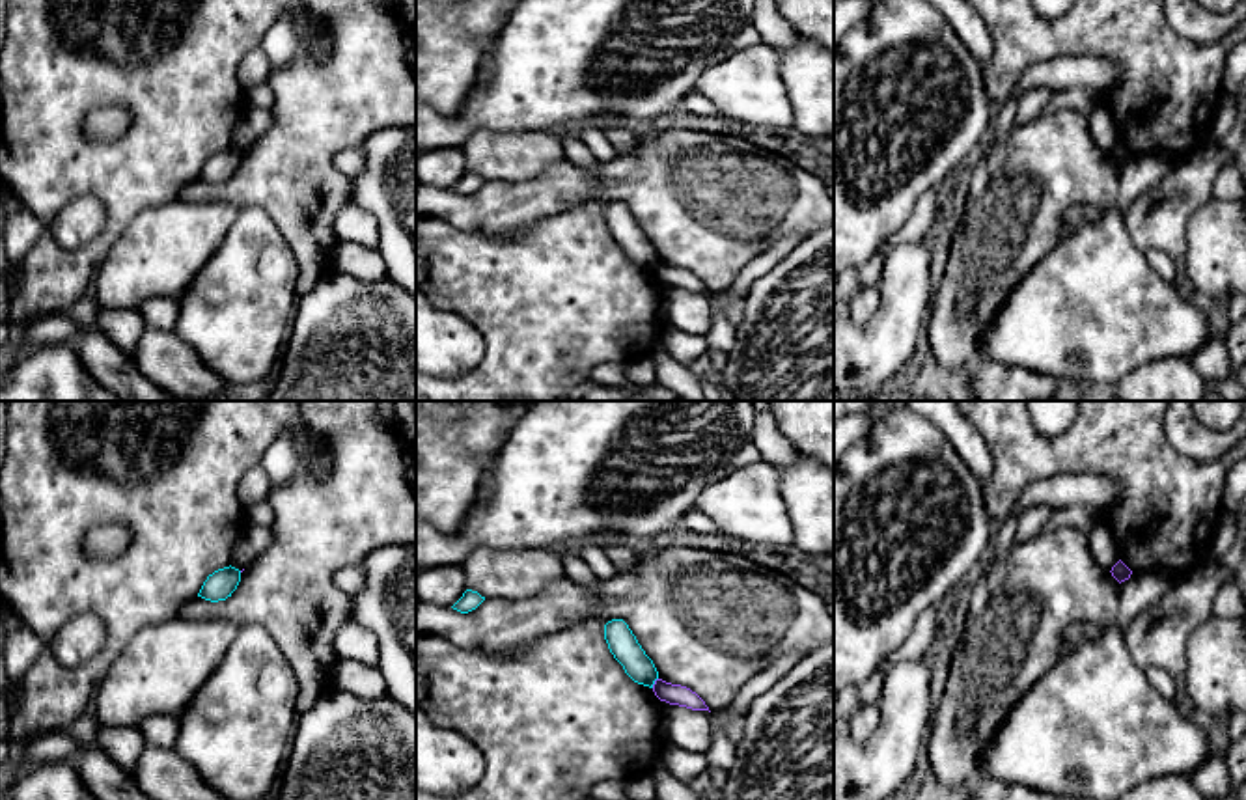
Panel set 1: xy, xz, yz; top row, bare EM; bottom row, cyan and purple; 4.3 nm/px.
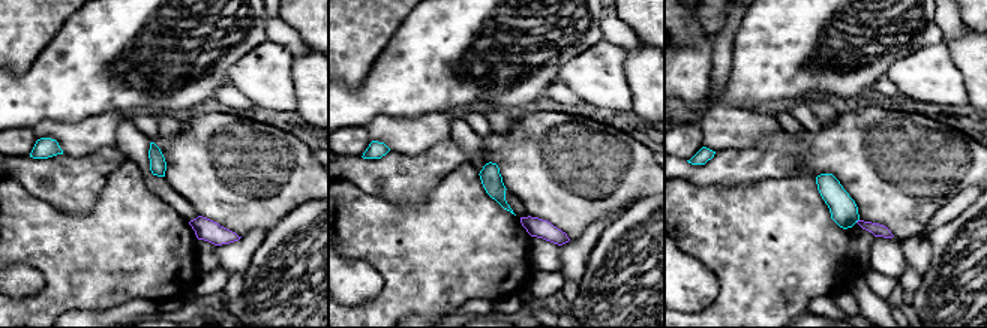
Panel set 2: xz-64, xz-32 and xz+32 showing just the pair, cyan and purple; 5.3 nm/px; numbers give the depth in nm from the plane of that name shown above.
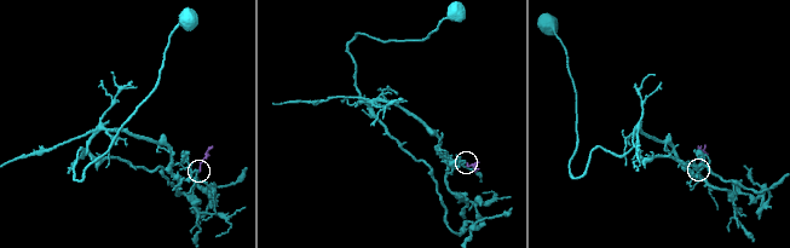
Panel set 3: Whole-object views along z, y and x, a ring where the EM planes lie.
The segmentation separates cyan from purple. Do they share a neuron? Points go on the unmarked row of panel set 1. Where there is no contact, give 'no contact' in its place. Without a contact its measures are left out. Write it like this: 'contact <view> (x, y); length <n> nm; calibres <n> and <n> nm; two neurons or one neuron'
contact xz (653, 265); length 50 nm; calibres 120 and 90 nm; two neurons

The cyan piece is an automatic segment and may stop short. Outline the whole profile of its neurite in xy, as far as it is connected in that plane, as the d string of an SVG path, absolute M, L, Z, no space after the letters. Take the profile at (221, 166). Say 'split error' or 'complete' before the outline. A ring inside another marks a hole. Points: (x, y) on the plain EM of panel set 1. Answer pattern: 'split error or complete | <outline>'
complete | M231 147L218 151L207 159L198 179L211 183L211 185L226 183L237 172L239 164L241 164L239 151Z

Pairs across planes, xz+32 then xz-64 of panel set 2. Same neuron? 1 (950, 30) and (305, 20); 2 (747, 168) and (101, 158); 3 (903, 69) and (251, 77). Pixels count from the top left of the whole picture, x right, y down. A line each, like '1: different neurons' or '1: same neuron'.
1: different neurons
2: same neuron
3: same neuron

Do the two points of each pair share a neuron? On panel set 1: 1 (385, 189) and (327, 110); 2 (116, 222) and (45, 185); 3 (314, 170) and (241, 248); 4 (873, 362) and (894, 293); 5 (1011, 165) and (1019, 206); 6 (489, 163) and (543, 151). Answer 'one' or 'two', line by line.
1: two
2: one
3: two
4: one
5: one
6: one

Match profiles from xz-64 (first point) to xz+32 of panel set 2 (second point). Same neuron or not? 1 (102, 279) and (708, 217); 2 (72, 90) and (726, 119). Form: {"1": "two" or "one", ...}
{"1": "one", "2": "two"}

